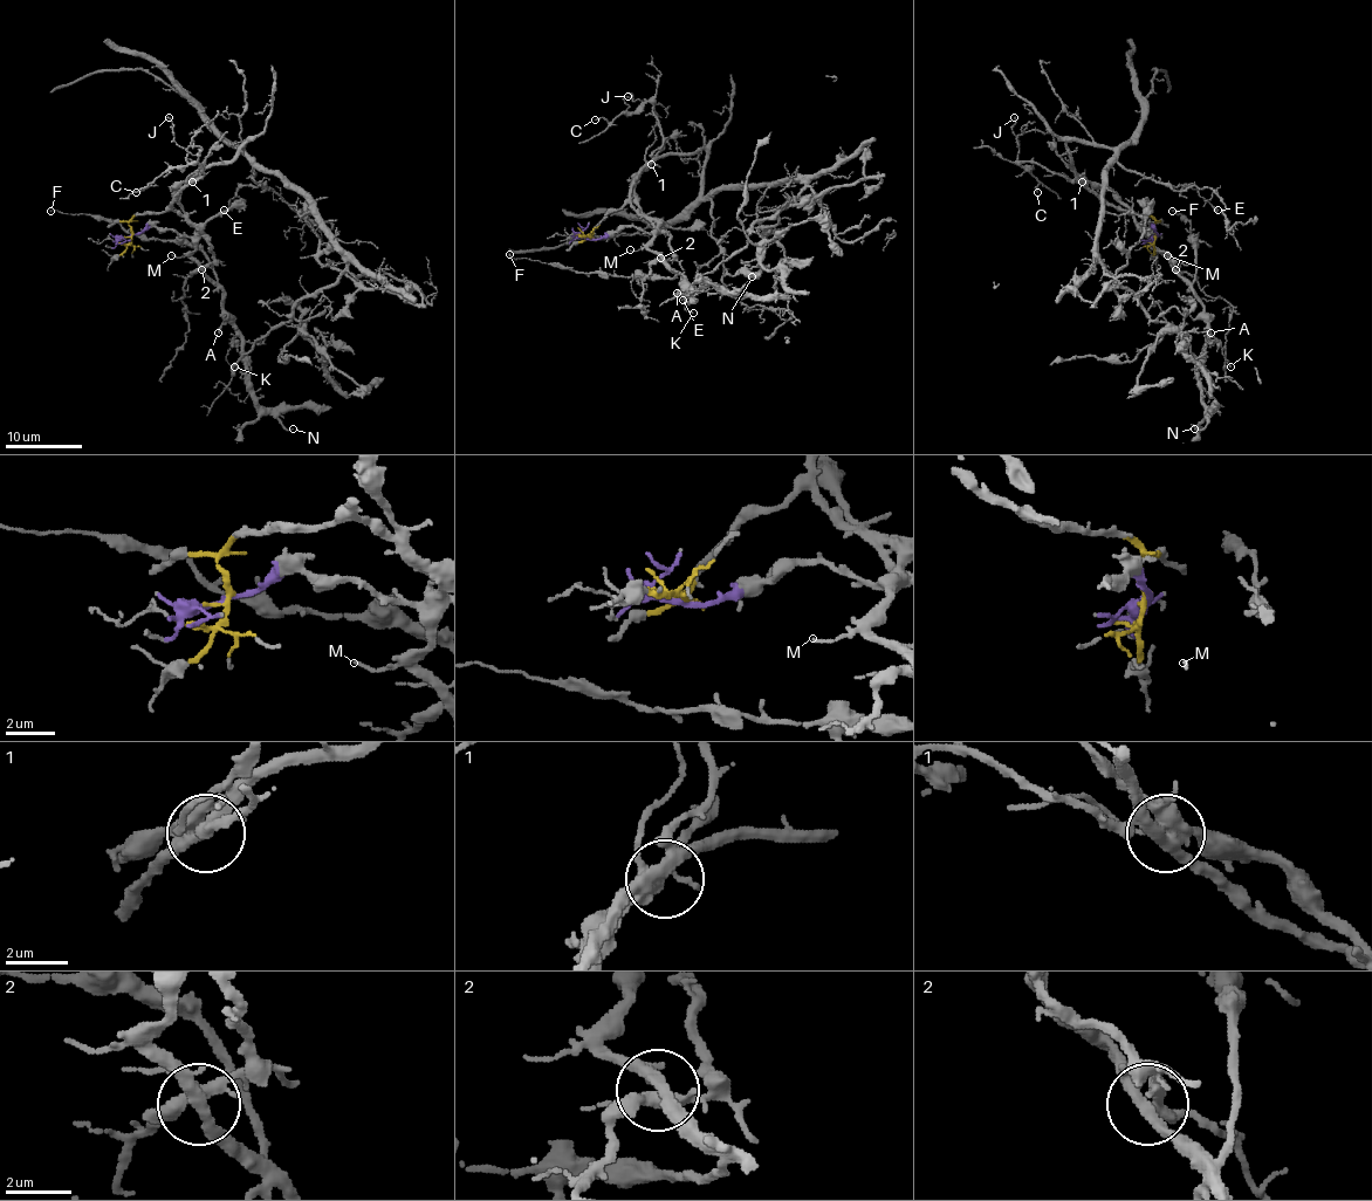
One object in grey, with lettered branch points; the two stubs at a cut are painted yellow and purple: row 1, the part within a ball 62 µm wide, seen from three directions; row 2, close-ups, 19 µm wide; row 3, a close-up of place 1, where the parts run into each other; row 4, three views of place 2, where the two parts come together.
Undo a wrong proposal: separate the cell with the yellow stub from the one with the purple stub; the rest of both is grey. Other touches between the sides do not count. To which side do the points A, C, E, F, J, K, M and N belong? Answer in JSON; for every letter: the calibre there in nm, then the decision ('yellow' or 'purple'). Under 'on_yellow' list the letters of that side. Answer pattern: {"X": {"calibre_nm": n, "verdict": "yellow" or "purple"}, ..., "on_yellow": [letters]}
{"A": {"calibre_nm": 200, "verdict": "purple"}, "C": {"calibre_nm": 140, "verdict": "yellow"}, "E": {"calibre_nm": 160, "verdict": "yellow"}, "F": {"calibre_nm": 140, "verdict": "purple"}, "J": {"calibre_nm": 110, "verdict": "yellow"}, "K": {"calibre_nm": 120, "verdict": "purple"}, "M": {"calibre_nm": 120, "verdict": "purple"}, "N": {"calibre_nm": 90, "verdict": "purple"}, "on_yellow": ["C", "E", "J"]}

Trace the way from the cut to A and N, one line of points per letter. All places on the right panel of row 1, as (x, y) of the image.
A: (1154, 235), (1151, 228), (1144, 232), (1193, 290), (1202, 306), (1211, 333)
N: (1154, 235), (1151, 228), (1144, 232), (1193, 290), (1208, 327), (1199, 366), (1208, 423), (1195, 427)

